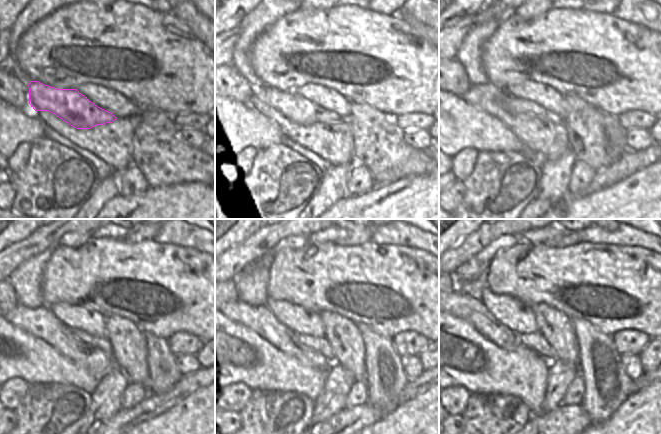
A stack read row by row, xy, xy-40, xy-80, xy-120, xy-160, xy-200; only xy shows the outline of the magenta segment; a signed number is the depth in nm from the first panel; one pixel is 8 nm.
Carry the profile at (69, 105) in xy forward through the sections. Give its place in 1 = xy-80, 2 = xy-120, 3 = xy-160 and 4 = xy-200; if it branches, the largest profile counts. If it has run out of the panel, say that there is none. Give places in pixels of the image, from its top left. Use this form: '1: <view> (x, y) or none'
1: xy-80 (516, 106)
2: xy-120 (102, 343)
3: xy-160 (320, 344)
4: xy-200 (536, 342)

